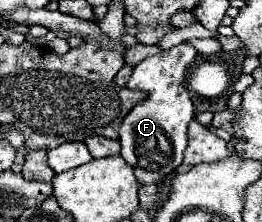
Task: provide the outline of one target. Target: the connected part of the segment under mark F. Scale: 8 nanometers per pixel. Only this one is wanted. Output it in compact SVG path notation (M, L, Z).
M181 43L159 51L157 55L147 57L137 67L133 67L127 87L147 93L147 99L137 103L123 119L119 127L119 143L121 157L133 167L139 183L157 183L181 165L183 149L187 147L187 125L195 117L191 93L183 83L195 57L195 47Z

